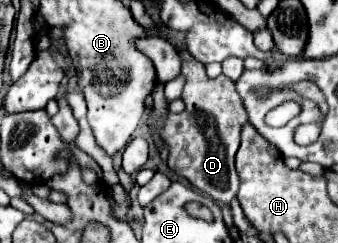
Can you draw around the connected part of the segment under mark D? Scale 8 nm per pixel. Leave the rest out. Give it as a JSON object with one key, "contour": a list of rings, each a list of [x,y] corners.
{"contour":[[[182,61],[180,75],[186,79],[182,93],[186,111],[180,115],[168,115],[162,129],[162,139],[170,145],[168,167],[174,173],[186,177],[198,191],[206,193],[224,207],[238,191],[234,155],[240,147],[240,133],[248,123],[248,113],[236,91],[236,85],[224,75],[220,75],[218,79],[208,79],[200,61]]]}

